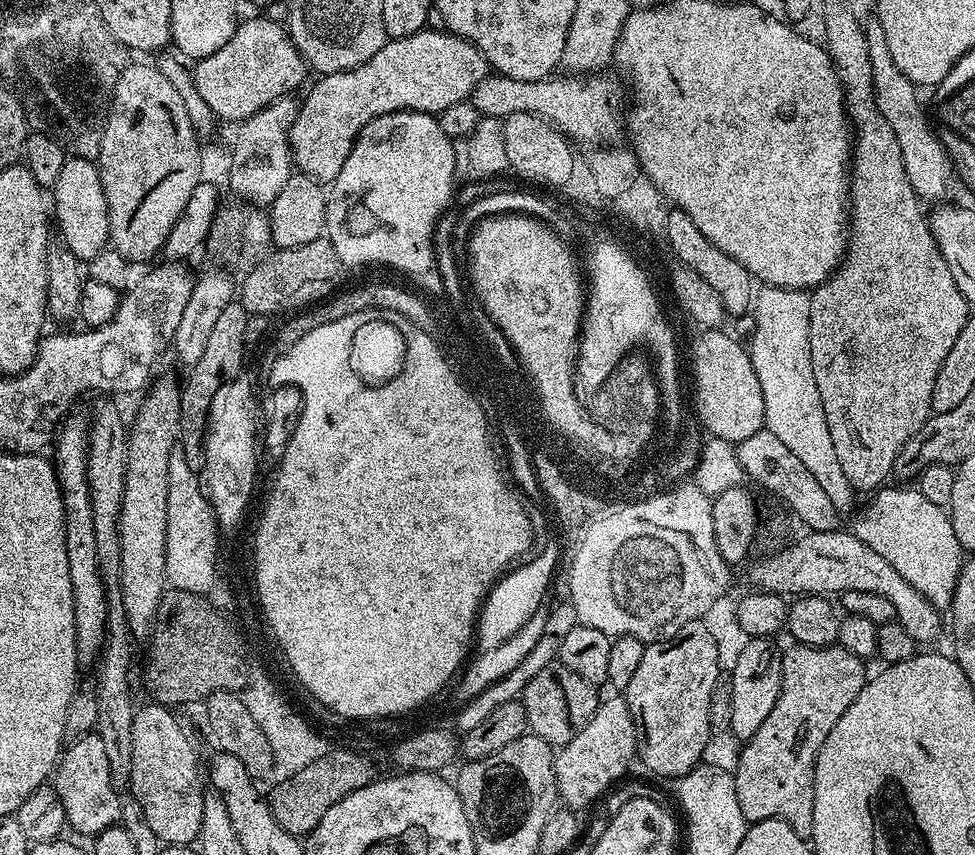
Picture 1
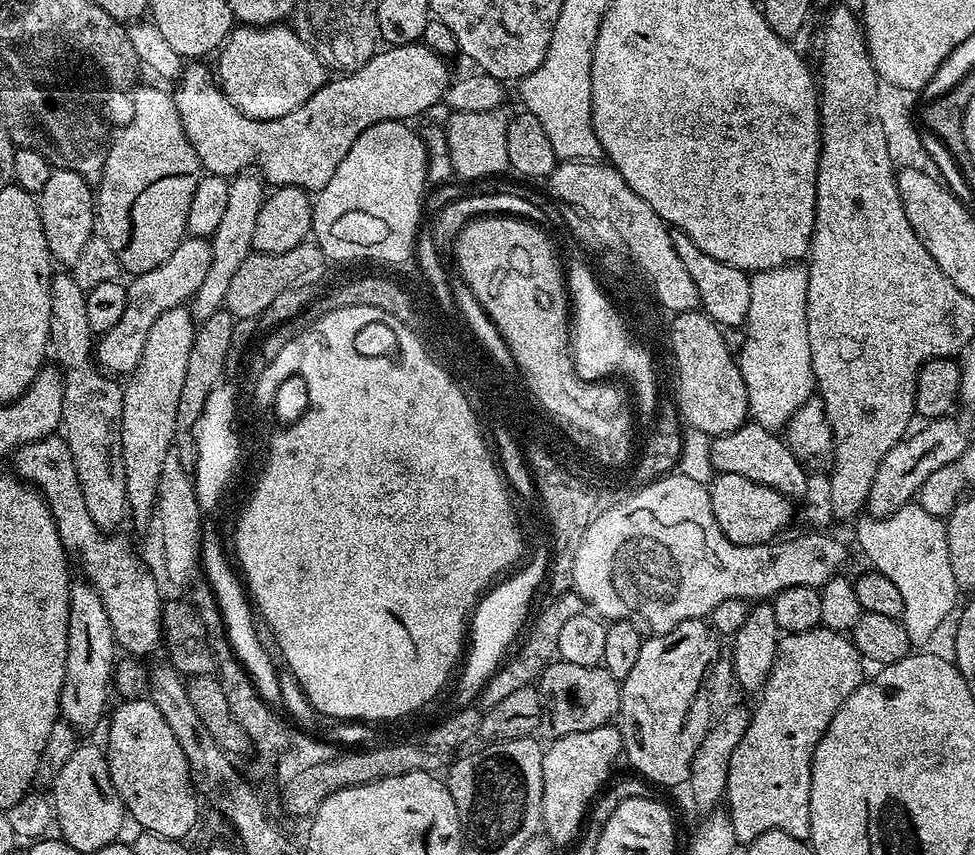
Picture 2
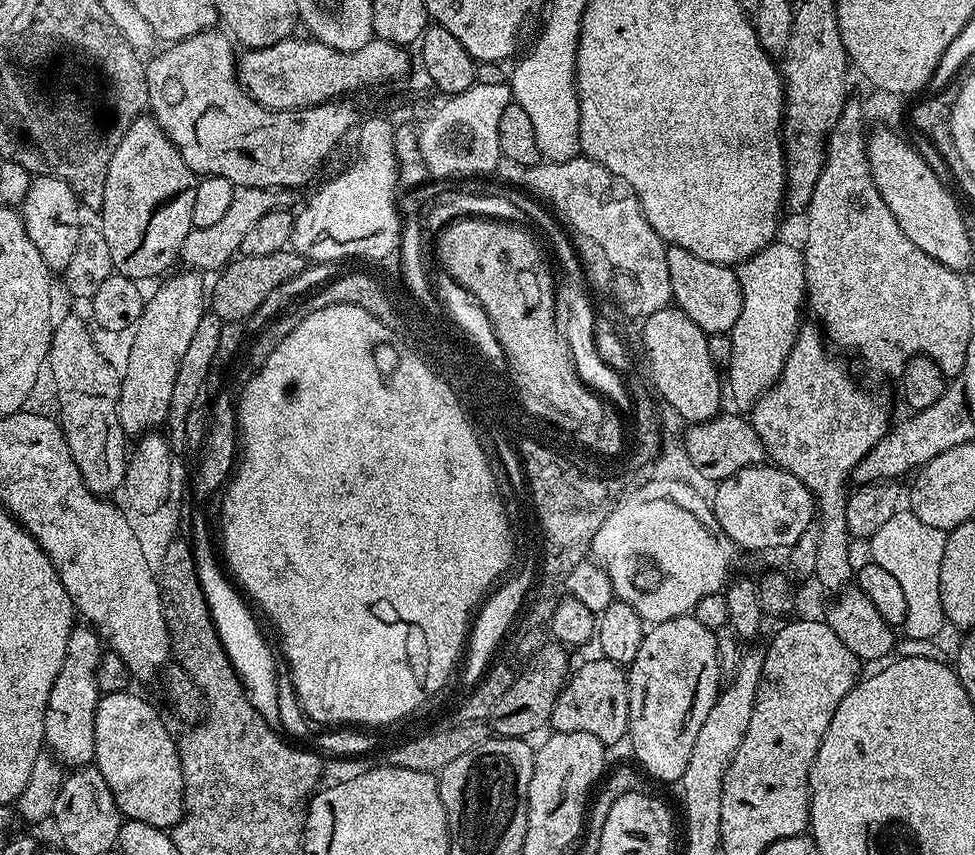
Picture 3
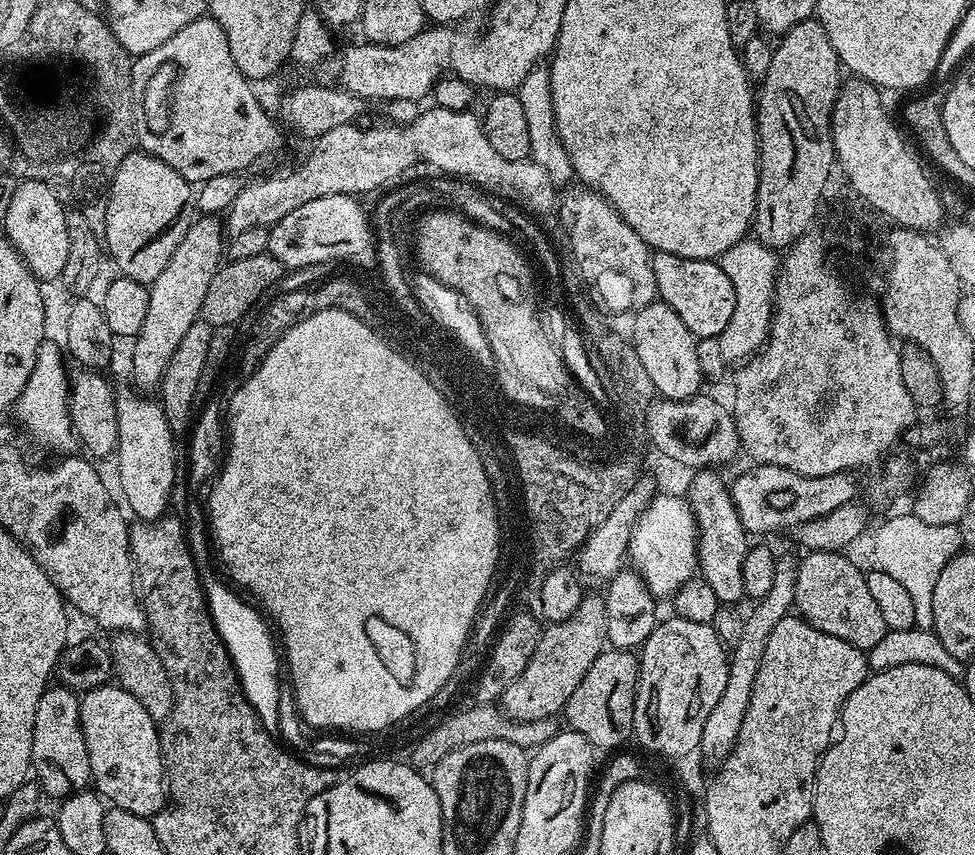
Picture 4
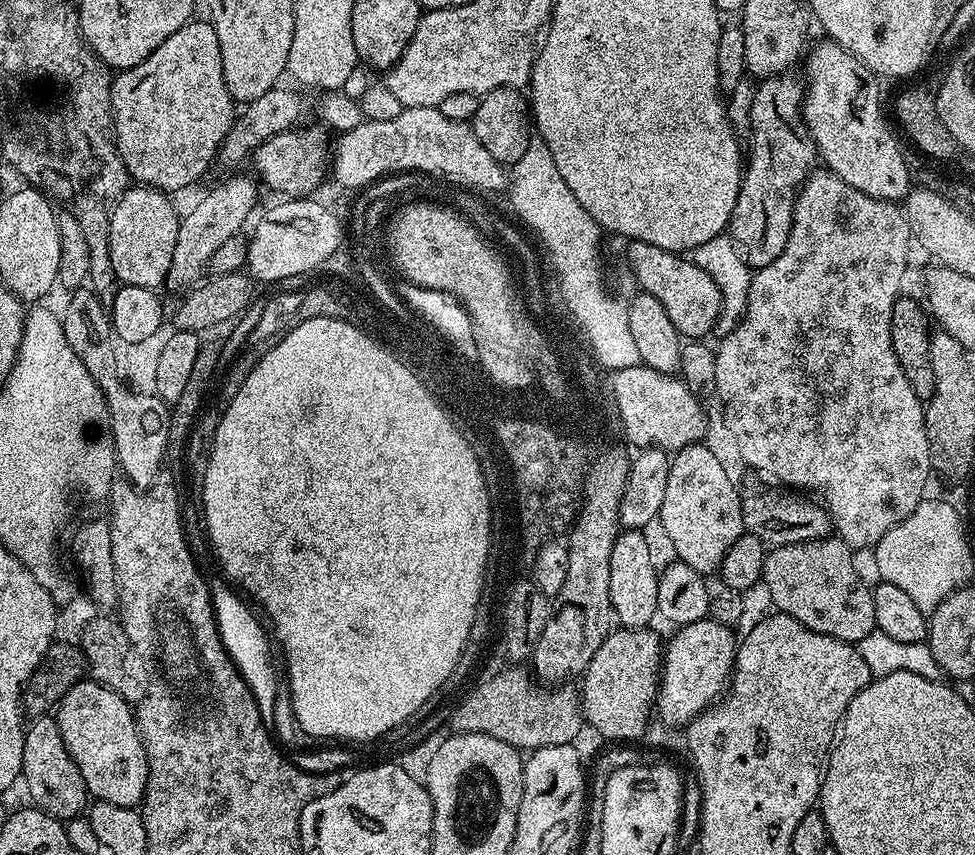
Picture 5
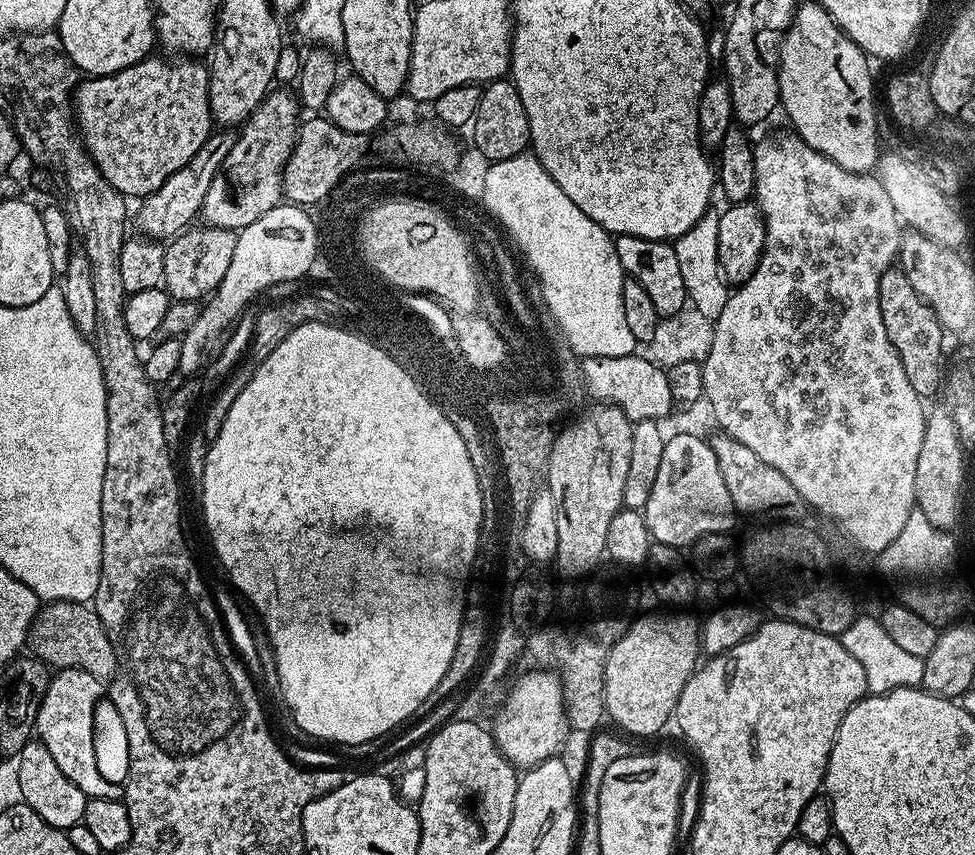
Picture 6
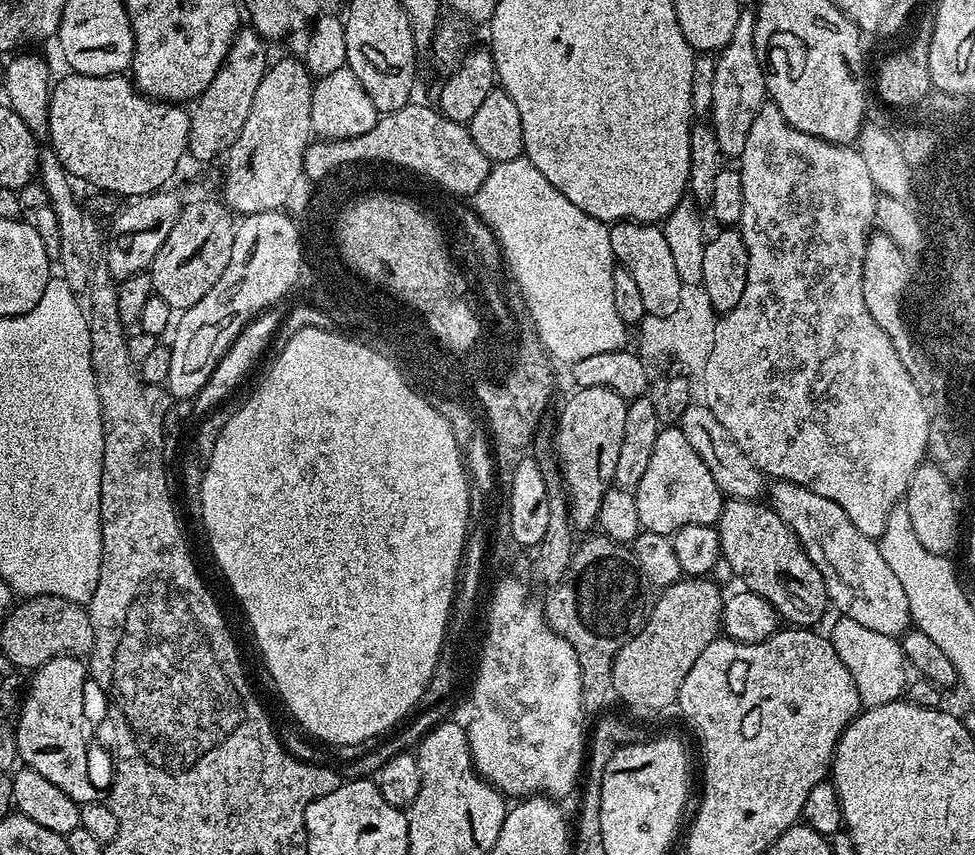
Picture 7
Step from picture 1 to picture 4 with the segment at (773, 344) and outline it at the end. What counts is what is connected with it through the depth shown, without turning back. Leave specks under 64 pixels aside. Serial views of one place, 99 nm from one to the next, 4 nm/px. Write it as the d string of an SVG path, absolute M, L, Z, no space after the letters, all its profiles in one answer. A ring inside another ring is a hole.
M745 238L739 240L730 250L723 252L718 258L718 263L722 270L726 270L726 278L730 278L730 283L734 286L734 314L726 325L726 330L722 330L719 340L726 364L739 366L752 359L768 341L768 331L772 329L772 309L776 302L776 277L780 275L782 260L773 249L767 248L760 240Z

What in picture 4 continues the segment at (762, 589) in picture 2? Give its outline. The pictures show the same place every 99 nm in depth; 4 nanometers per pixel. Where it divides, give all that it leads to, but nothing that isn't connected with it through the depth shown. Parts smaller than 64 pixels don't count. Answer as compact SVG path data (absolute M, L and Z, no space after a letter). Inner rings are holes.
M660 494L648 505L648 511L641 516L632 531L628 556L631 567L644 580L654 597L675 597L679 588L697 575L697 539L696 519L685 497Z

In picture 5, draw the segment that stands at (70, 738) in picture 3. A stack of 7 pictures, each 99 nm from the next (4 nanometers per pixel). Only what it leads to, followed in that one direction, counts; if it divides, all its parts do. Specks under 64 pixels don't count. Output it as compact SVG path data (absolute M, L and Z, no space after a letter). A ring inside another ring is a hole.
M51 715L35 717L27 725L22 750L22 784L28 787L35 807L65 822L75 820L90 803L82 770L78 770L74 758L70 758L66 742L62 742L62 734Z

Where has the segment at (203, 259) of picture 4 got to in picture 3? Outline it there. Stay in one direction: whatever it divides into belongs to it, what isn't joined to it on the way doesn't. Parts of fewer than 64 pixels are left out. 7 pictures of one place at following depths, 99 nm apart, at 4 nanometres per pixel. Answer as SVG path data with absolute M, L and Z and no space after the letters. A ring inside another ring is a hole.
M196 270L183 271L177 276L169 275L163 281L165 284L153 296L149 295L145 299L142 314L131 333L132 345L128 348L128 361L124 368L122 364L118 398L118 418L122 422L125 437L140 438L145 433L159 429L167 421L170 394L174 390L174 378L178 378L178 366L182 366L182 357L194 338L194 330L204 317L205 277Z

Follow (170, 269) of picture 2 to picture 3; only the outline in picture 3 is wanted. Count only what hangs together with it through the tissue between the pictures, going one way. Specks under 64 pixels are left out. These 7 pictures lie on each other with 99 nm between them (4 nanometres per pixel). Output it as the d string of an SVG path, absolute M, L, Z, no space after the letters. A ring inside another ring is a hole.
M236 188L232 193L230 210L226 210L226 215L219 222L214 222L214 226L192 227L190 234L186 234L179 259L185 260L189 269L204 274L208 274L211 268L223 269L239 253L242 234L246 234L246 230L250 230L250 226L254 226L262 214L273 212L276 208L291 209L292 196L293 193L286 188Z

